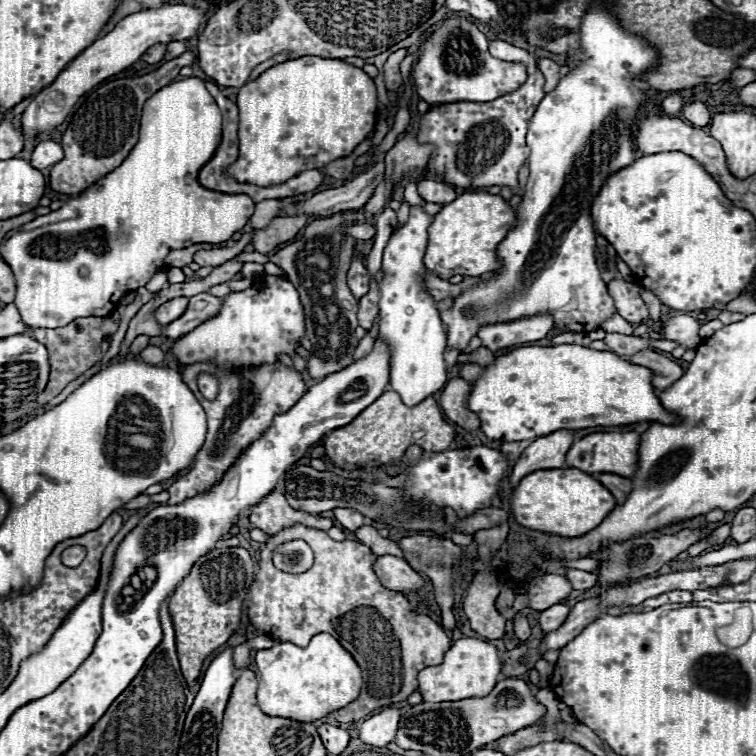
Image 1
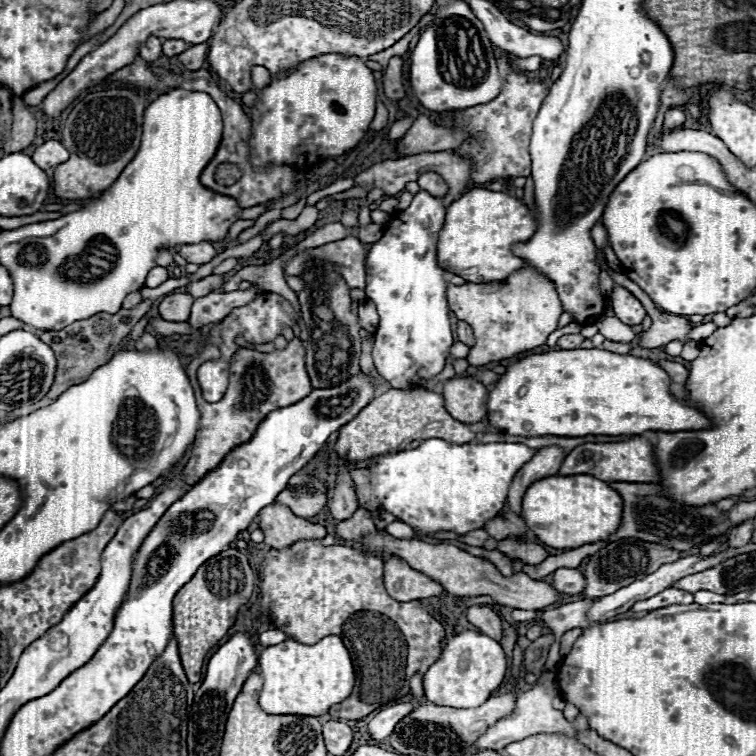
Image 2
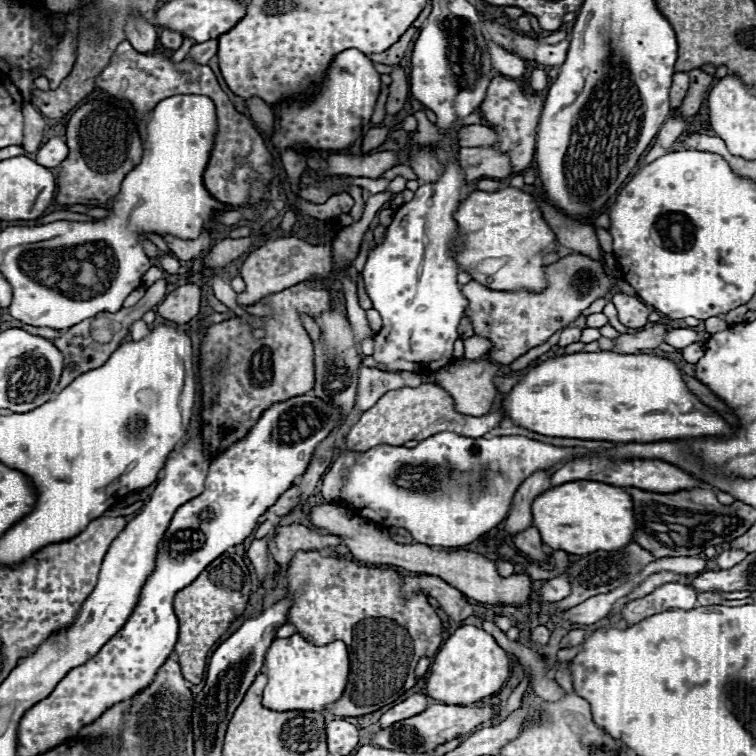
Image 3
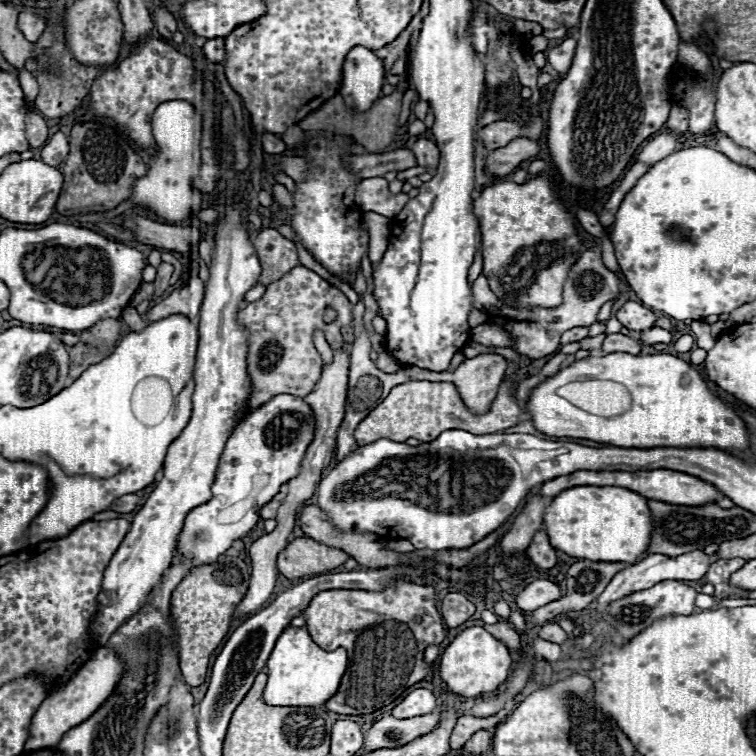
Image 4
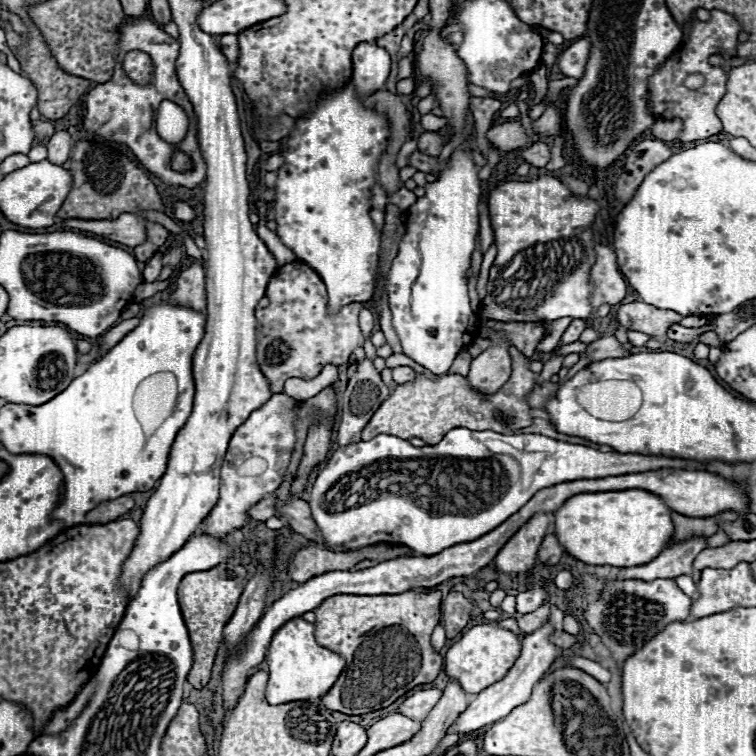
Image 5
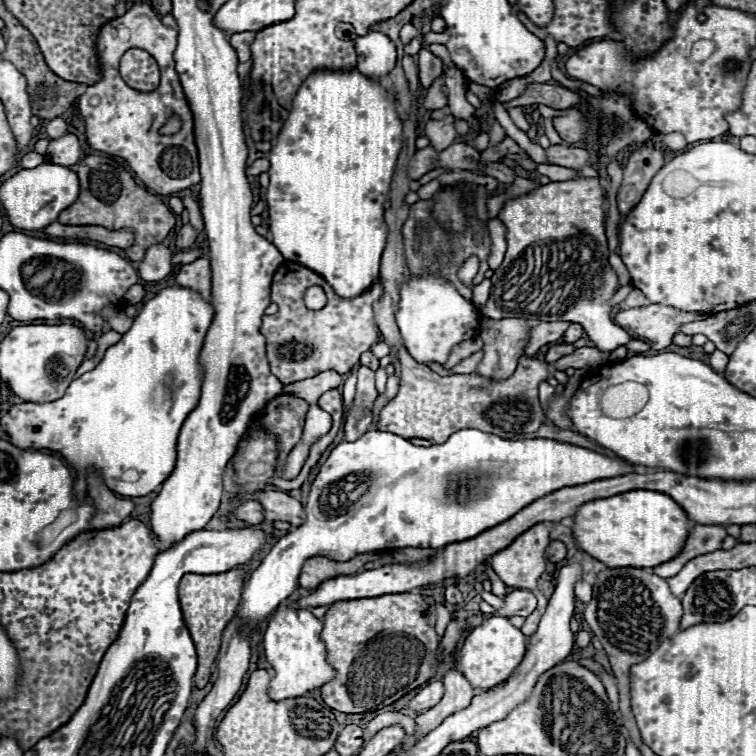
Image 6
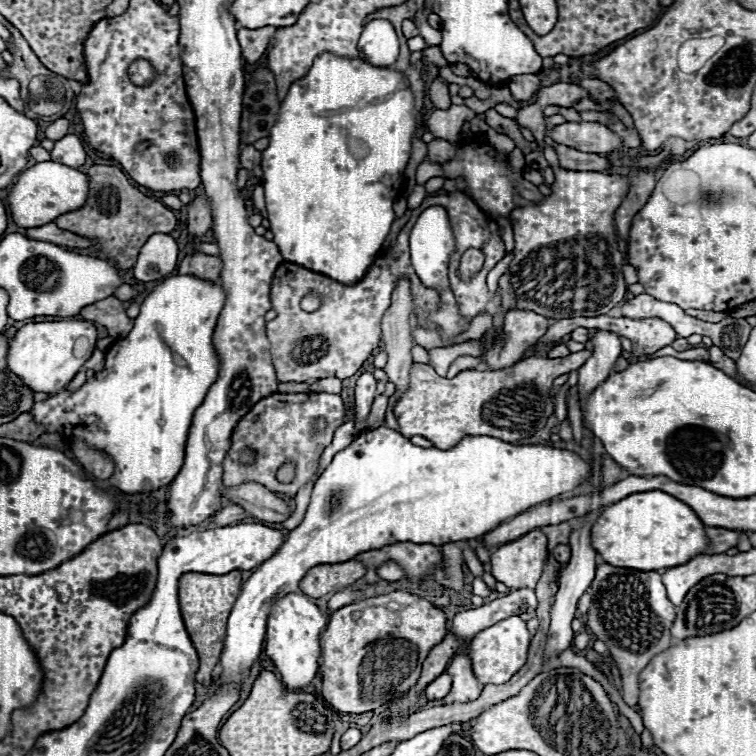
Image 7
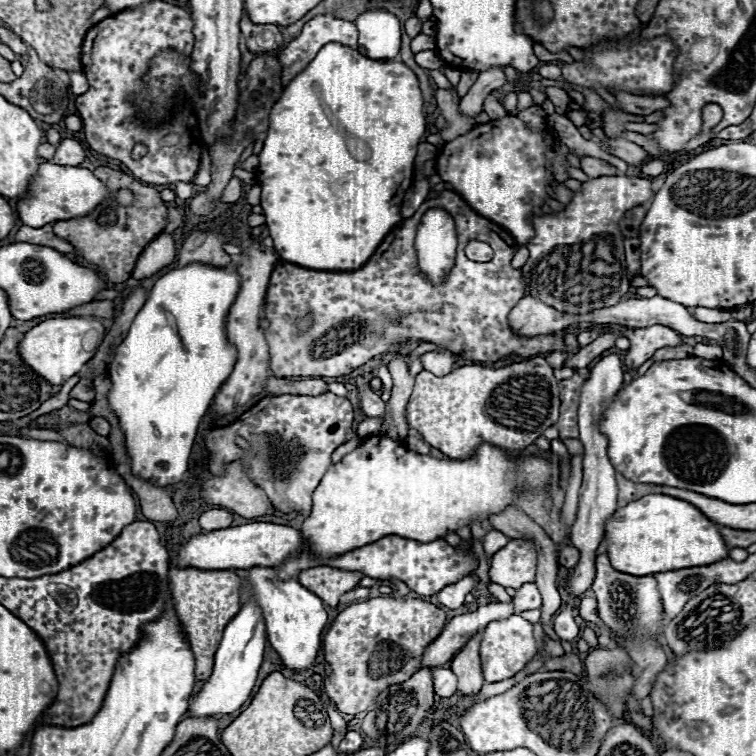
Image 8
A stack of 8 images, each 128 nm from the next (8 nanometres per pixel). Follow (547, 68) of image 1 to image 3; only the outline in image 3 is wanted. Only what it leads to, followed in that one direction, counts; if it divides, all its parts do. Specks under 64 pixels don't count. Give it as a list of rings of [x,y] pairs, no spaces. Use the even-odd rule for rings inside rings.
[[[487,40],[487,44],[488,54],[490,58],[492,58],[492,66],[494,66],[500,74],[515,79],[530,70],[530,64],[528,64],[526,60],[518,58],[516,54],[510,54],[510,52],[502,50],[500,46],[496,46],[491,40]]]

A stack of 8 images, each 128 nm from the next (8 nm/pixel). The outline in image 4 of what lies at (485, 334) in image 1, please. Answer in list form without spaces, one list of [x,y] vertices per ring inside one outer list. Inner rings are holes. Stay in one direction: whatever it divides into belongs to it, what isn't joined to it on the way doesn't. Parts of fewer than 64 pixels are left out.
[[[594,246],[586,252],[580,254],[576,264],[568,270],[568,280],[564,282],[564,292],[562,292],[562,304],[560,308],[516,308],[516,306],[506,306],[494,292],[490,289],[488,279],[483,275],[473,282],[471,286],[472,306],[480,310],[482,314],[488,316],[490,324],[496,324],[504,328],[510,334],[512,340],[512,350],[528,356],[528,358],[542,358],[560,346],[560,336],[576,326],[592,326],[596,322],[596,314],[600,306],[608,300],[614,300],[618,296],[618,278],[614,272],[610,272],[604,262],[602,262],[602,248]]]

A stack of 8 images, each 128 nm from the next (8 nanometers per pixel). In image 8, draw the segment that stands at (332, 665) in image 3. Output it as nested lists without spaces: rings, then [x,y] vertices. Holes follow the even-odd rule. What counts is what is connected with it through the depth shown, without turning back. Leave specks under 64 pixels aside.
[[[252,568],[250,570],[250,592],[256,596],[264,620],[266,620],[266,632],[268,642],[282,658],[282,664],[288,670],[304,672],[314,666],[318,648],[320,648],[320,636],[328,622],[328,614],[322,606],[322,600],[306,590],[298,580],[278,582],[272,568]]]

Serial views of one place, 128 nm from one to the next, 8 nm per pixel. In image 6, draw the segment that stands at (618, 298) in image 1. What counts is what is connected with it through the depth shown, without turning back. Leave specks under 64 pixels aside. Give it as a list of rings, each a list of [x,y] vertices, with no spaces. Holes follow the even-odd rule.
[[[650,304],[640,308],[620,310],[616,314],[616,324],[622,326],[632,338],[644,340],[652,350],[662,350],[672,344],[676,334],[676,324],[686,324],[694,320],[704,320],[704,312],[680,312],[670,306]]]

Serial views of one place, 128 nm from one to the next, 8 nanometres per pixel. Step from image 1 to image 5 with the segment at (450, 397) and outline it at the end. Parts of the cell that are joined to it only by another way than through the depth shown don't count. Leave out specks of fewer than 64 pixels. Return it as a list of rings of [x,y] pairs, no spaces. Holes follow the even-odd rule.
[[[492,332],[490,340],[494,344],[472,360],[470,372],[464,376],[470,388],[484,394],[496,392],[510,378],[508,340],[500,332]],[[398,366],[394,368],[394,382],[396,384],[404,384],[404,382],[412,382],[416,380],[416,372],[410,368],[410,366]]]

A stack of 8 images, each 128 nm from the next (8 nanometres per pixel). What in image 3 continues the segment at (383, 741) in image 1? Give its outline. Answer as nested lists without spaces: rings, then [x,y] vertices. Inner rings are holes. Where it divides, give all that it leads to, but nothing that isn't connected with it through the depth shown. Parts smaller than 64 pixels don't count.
[[[414,694],[410,698],[406,698],[404,702],[396,704],[394,708],[390,708],[388,712],[384,712],[378,720],[380,728],[388,728],[388,724],[394,724],[394,722],[400,722],[404,718],[410,718],[410,716],[416,716],[420,712],[424,712],[424,708],[428,706],[428,698],[424,694]]]

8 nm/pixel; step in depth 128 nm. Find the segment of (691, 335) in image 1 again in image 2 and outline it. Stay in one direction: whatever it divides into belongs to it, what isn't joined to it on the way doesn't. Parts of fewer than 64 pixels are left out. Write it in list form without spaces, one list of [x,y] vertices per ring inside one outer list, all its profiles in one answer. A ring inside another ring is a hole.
[[[610,272],[610,276],[617,285],[620,285],[636,296],[644,306],[647,314],[652,319],[650,330],[642,332],[640,338],[636,338],[636,344],[642,348],[660,348],[668,342],[680,340],[688,342],[688,334],[694,328],[694,324],[684,316],[672,316],[657,310],[650,297],[625,274]]]

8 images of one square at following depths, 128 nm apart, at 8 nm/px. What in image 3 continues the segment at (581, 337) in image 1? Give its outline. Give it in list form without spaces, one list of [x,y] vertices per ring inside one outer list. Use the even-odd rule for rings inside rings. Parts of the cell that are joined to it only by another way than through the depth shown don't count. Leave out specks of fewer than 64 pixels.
[[[566,328],[562,334],[560,334],[560,342],[558,342],[558,346],[560,348],[566,348],[568,344],[572,344],[572,342],[578,342],[580,340],[580,328]]]

